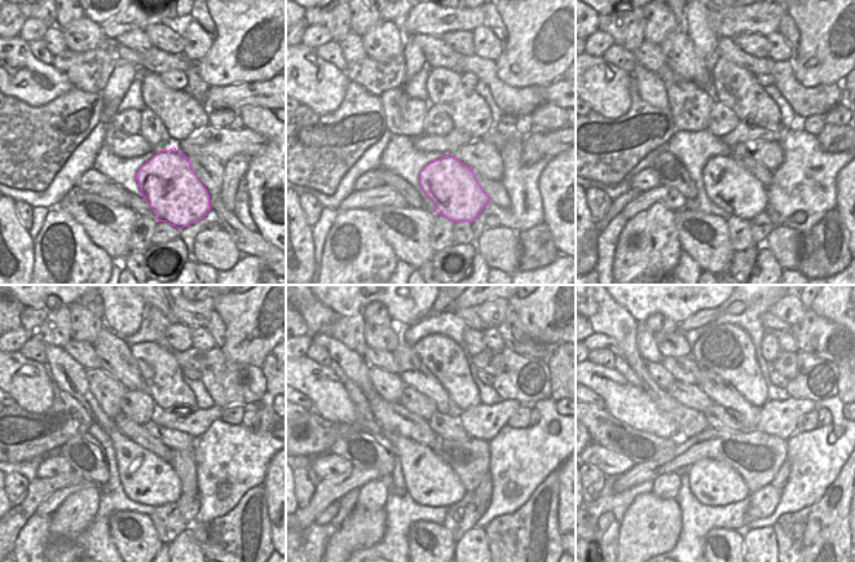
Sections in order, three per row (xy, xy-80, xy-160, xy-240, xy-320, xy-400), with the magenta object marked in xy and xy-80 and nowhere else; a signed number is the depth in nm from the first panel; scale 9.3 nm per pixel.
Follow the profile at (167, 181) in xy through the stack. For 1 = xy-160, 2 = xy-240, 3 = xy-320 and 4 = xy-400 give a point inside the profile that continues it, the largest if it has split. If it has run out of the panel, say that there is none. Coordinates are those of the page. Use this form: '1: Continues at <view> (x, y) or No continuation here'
1: Continues at xy-160 (728, 185)
2: Continues at xy-240 (145, 478)
3: Continues at xy-320 (430, 481)
4: Continues at xy-400 (713, 483).

